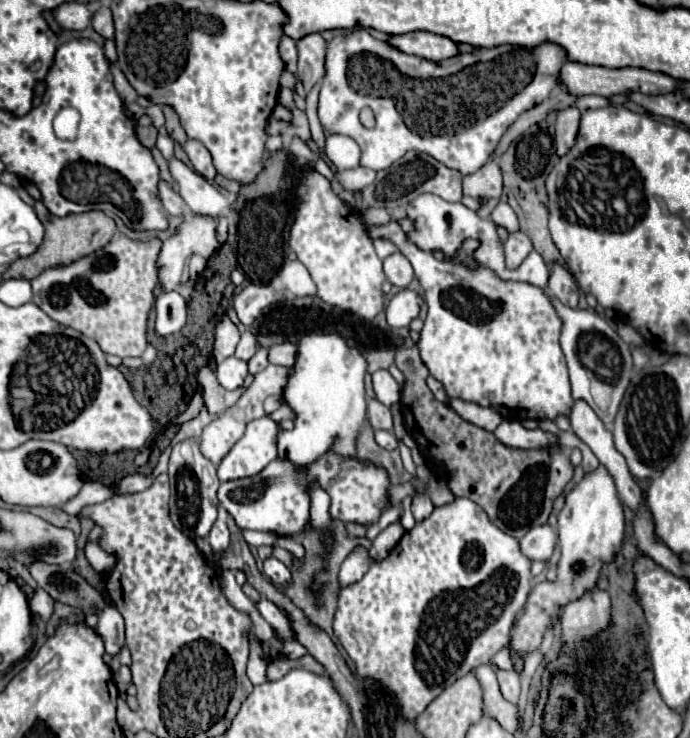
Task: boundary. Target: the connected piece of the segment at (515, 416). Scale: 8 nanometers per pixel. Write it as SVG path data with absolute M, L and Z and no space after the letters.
M389 220L387 224L381 226L369 226L367 230L373 240L385 238L393 242L395 248L413 264L415 276L425 288L425 300L429 306L429 314L421 330L417 348L431 376L443 382L451 398L461 398L467 402L477 402L481 406L491 406L499 410L503 418L511 418L511 420L525 420L525 418L555 420L555 416L571 412L573 396L571 396L565 356L559 346L561 320L545 290L527 282L505 282L485 266L479 266L473 272L453 262L441 262L431 252L413 246L413 242L409 242L407 232L403 232L397 220Z

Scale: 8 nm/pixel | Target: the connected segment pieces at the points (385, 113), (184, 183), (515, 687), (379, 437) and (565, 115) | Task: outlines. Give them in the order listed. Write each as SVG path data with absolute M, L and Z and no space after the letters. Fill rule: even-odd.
M357 28L349 34L337 34L327 44L325 78L321 80L317 114L321 126L329 134L351 136L359 144L361 166L373 170L385 170L393 162L403 158L405 152L419 150L467 176L479 170L489 160L499 138L523 112L531 110L533 106L549 98L549 92L557 86L557 76L565 60L567 60L565 50L561 50L561 46L545 42L537 48L521 48L521 46L477 48L471 54L459 54L451 58L451 62L438 62L435 66L432 61L409 56L389 46L387 42L375 40L365 28ZM381 98L393 98L395 104L381 104ZM365 106L371 108L375 114L375 128L371 130L365 128L359 120L359 110L363 110Z
M177 158L169 160L169 172L173 182L177 182L179 186L181 198L189 204L189 208L195 214L209 214L209 216L227 214L229 210L227 198L201 174L197 174Z
M493 666L495 672L497 672L497 678L499 678L499 686L501 686L501 694L505 700L517 704L519 700L519 692L521 692L521 682L519 682L519 676L515 672L505 672L505 670L499 670L497 666Z
M377 430L375 432L375 440L381 448L385 450L395 450L397 448L397 438L393 432L387 432L387 430Z
M575 106L559 110L553 136L554 147L557 148L559 156L563 156L575 144L577 130L579 130L579 110Z

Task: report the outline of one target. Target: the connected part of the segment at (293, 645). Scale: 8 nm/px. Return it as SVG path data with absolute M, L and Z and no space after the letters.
M283 642L285 646L283 646L283 652L285 652L285 656L289 656L289 658L301 658L307 650L305 650L305 646L301 644L301 642Z

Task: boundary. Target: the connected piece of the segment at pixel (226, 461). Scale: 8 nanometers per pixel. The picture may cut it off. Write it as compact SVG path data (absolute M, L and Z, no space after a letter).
M269 416L253 420L241 440L221 460L217 472L221 482L249 478L259 474L271 460L277 458L279 424Z

